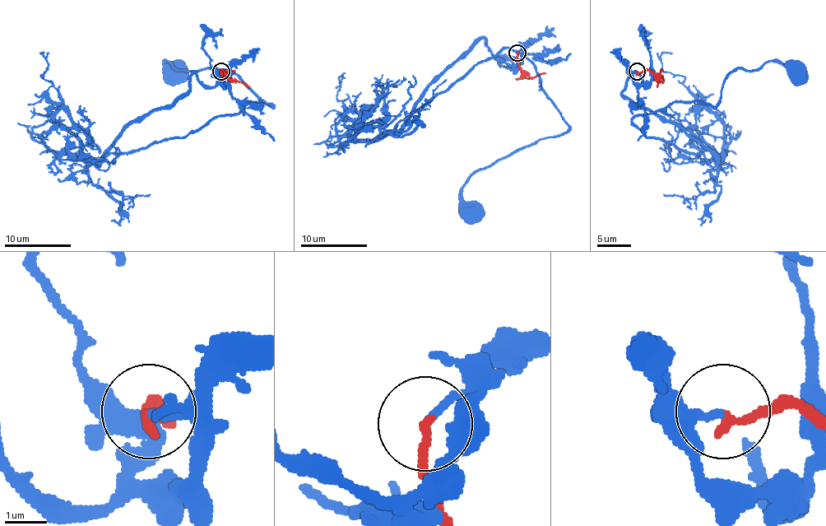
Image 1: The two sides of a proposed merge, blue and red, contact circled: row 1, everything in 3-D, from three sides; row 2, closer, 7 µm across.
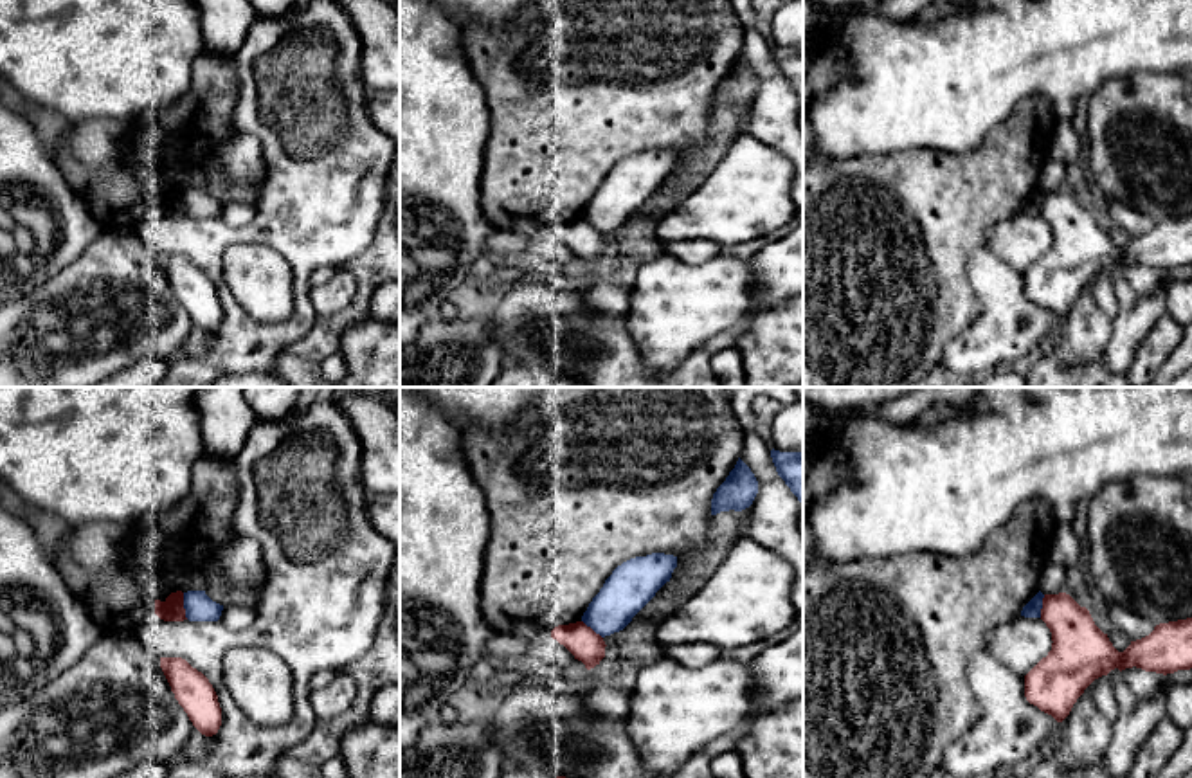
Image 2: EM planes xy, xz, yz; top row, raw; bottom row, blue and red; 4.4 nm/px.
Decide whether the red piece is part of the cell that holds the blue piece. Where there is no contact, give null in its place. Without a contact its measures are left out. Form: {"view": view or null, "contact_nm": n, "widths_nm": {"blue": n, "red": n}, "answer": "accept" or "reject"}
{"view": "xy", "contact_nm": 120, "widths_nm": {"blue": 130, "red": 100}, "answer": "reject"}

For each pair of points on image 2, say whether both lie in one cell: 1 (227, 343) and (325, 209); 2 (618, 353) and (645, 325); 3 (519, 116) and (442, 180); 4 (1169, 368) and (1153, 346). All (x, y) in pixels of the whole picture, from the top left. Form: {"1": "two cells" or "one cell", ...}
{"1": "one cell", "2": "two cells", "3": "two cells", "4": "two cells"}

